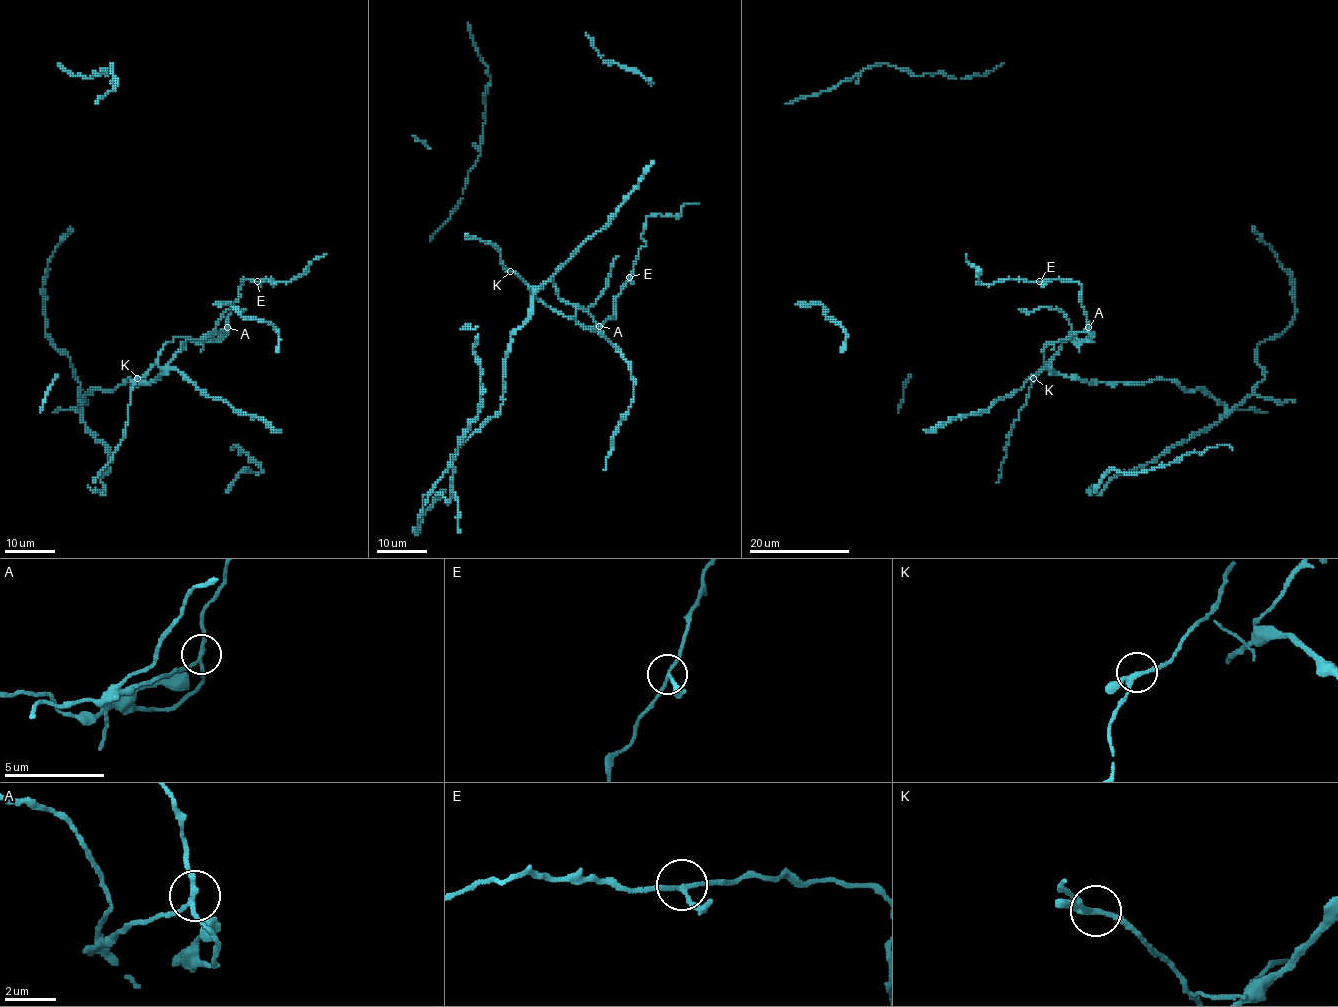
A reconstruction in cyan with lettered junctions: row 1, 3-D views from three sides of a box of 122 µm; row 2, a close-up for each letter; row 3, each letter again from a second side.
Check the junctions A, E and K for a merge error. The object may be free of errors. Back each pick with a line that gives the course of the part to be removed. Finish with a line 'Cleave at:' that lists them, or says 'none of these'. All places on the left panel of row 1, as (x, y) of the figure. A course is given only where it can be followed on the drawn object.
Cleave at: A

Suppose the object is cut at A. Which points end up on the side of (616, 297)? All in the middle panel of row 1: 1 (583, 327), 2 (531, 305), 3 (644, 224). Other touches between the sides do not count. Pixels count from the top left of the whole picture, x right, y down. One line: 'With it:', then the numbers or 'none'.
With it: 1, 3

